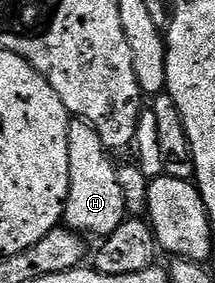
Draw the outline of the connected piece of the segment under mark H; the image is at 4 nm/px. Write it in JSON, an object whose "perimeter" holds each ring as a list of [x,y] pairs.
{"perimeter":[[[71,119],[68,130],[68,174],[70,189],[66,199],[65,227],[81,232],[87,237],[104,238],[127,219],[124,190],[120,190],[120,178],[116,164],[110,161],[111,153],[100,142],[100,134],[88,122]]]}

